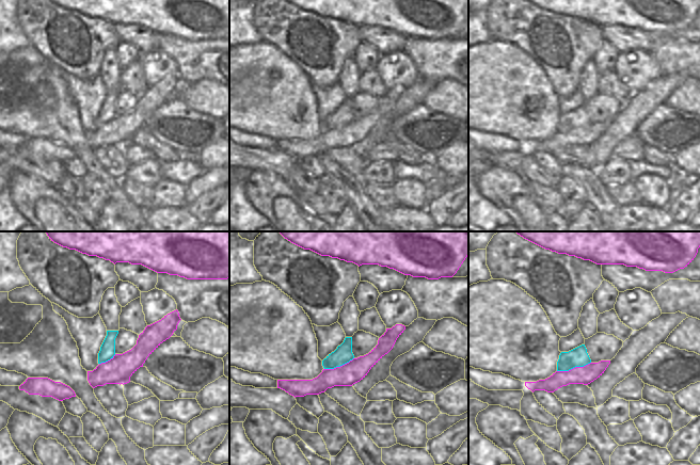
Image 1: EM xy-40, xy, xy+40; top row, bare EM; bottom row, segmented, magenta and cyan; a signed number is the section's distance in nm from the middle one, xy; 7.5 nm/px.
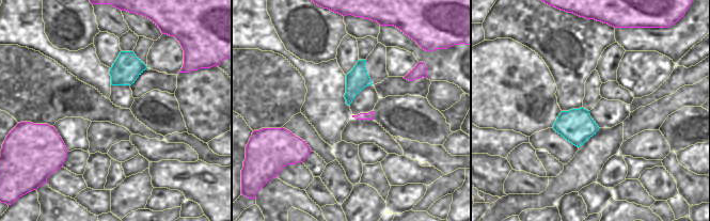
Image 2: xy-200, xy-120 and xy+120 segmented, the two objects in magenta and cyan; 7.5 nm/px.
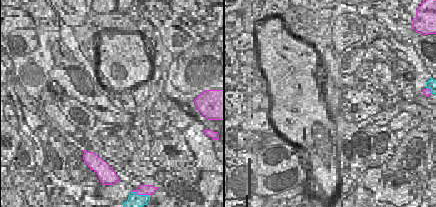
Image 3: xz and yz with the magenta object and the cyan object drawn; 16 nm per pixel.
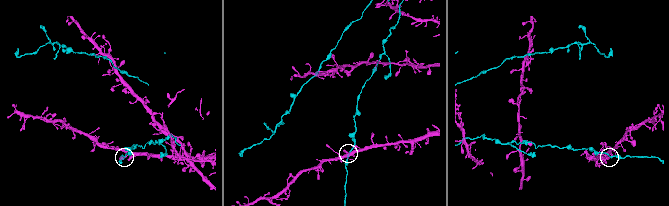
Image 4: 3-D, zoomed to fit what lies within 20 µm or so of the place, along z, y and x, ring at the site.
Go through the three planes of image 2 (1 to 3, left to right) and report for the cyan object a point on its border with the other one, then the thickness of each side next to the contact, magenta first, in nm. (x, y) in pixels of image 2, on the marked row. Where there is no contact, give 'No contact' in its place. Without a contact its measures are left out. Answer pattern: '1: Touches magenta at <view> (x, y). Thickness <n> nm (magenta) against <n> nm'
1: No contact
2: No contact
3: No contact

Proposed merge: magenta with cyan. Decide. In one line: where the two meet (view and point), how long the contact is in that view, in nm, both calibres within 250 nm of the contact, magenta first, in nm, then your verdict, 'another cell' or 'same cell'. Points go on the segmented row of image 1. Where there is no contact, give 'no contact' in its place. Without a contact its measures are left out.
xy+40 (573, 368) | 260 nm | 140/140 nm | another cell

